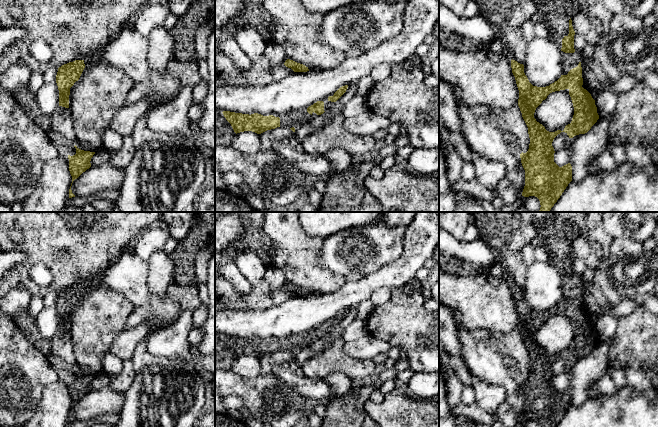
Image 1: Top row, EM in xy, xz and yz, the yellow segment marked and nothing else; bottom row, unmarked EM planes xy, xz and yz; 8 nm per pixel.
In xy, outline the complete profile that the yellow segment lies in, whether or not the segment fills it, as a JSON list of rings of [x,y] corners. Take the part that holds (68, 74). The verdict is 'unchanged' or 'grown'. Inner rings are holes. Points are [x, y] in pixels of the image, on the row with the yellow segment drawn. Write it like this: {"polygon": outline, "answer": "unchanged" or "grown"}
{"polygon": [[[75,60],[58,68],[56,83],[59,90],[59,106],[69,108],[70,88],[79,80],[84,68],[84,60]]], "answer": "unchanged"}

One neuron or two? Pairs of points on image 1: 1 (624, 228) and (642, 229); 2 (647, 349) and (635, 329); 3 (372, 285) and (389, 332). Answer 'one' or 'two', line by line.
1: one
2: one
3: two

